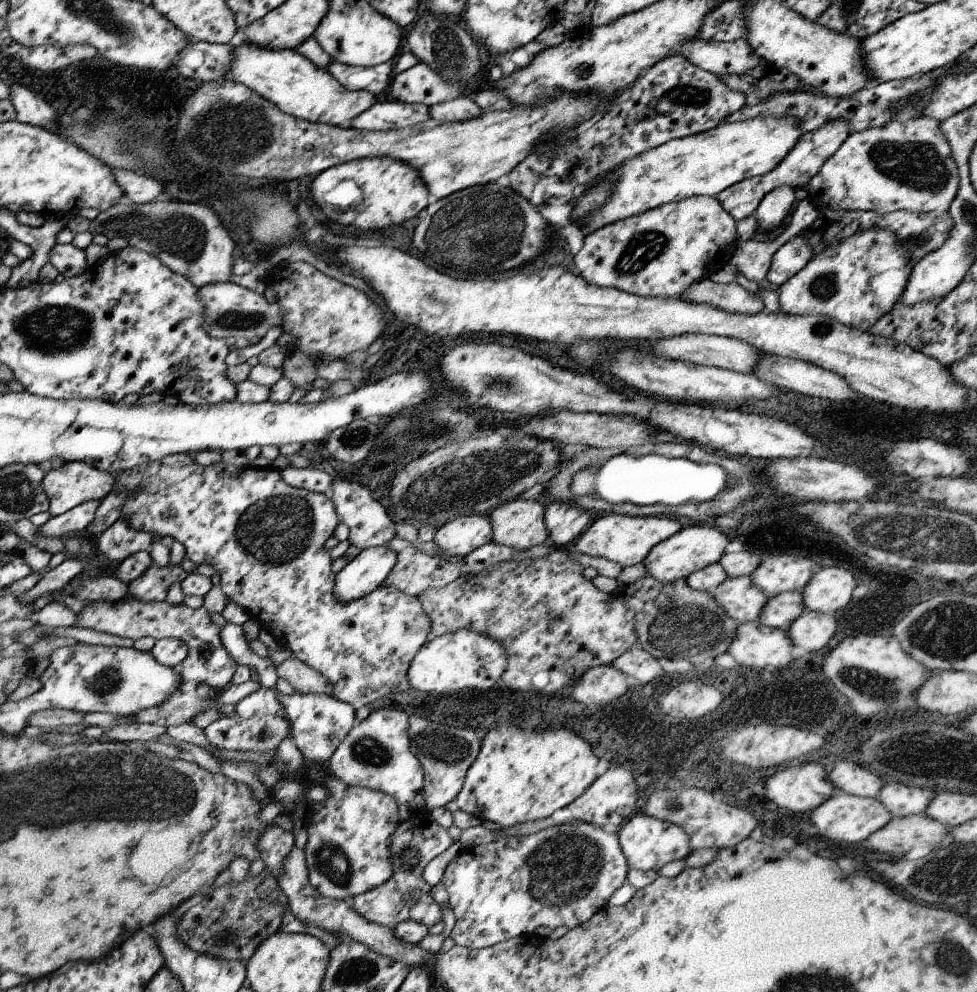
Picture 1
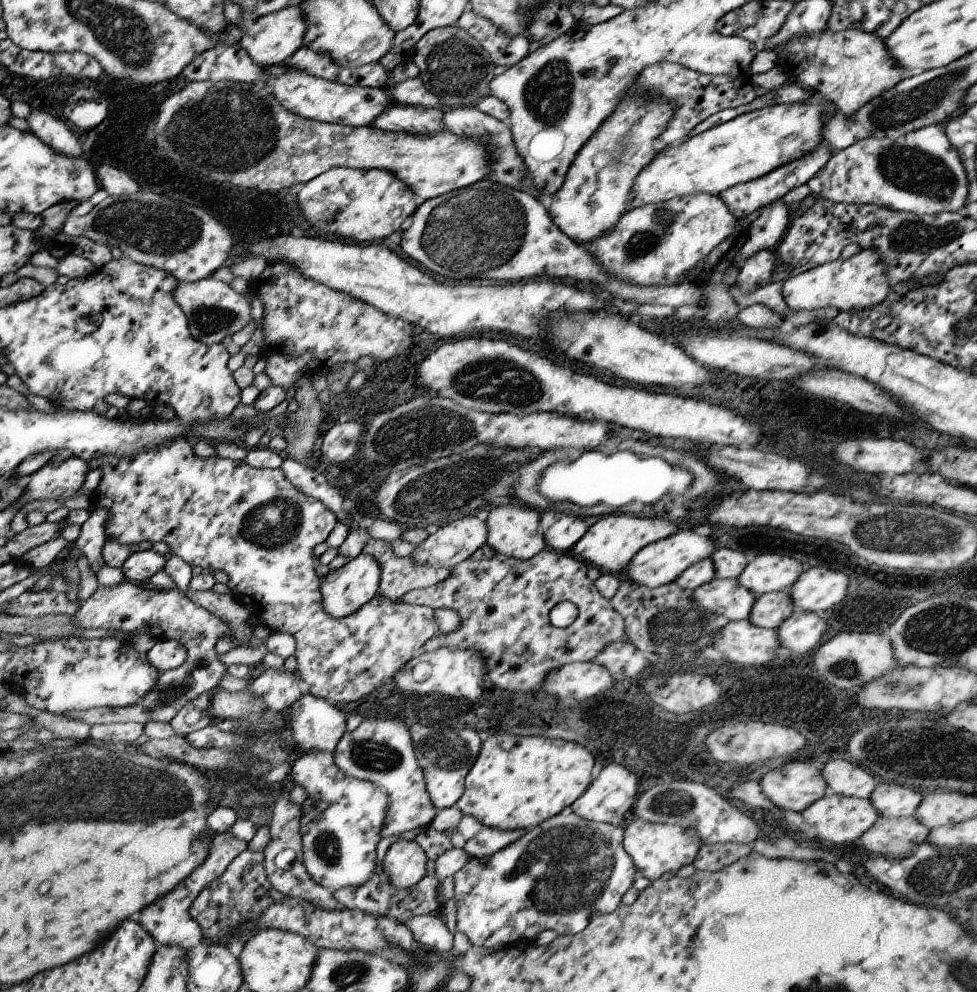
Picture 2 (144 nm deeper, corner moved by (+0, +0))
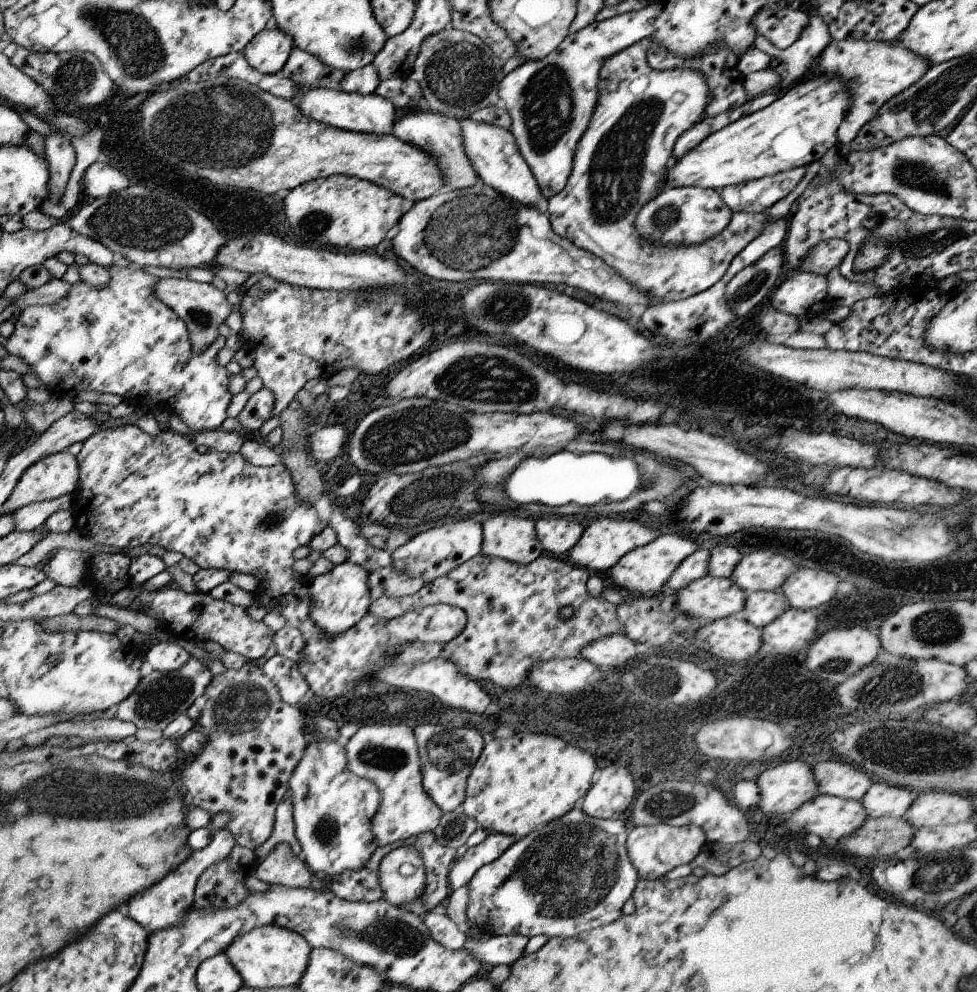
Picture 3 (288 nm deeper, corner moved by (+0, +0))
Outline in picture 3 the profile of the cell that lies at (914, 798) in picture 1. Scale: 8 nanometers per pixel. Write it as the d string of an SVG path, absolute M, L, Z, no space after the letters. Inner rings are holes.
M873 782L873 786L861 798L867 818L903 818L915 796L907 788L885 786Z

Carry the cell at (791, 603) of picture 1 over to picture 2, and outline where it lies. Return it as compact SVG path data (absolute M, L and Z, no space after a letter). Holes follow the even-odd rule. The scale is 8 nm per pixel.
M787 592L763 594L763 596L757 596L757 600L753 602L753 608L751 608L747 620L759 628L777 630L781 626L781 622L791 616L793 610L795 608L793 608Z

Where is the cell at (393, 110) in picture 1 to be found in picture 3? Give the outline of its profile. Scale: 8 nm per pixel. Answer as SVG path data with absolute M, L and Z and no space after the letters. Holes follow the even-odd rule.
M425 108L415 110L415 112L405 112L403 116L401 114L397 116L397 122L393 124L391 136L395 136L395 138L403 140L405 144L411 144L411 146L423 150L425 154L429 154L435 160L435 166L437 166L439 174L443 176L445 190L465 190L465 188L475 186L477 172L471 168L471 162L469 162L469 158L465 154L459 120L431 114Z

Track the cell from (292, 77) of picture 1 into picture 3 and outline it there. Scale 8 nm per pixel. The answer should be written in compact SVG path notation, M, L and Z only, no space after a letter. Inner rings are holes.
M301 90L301 94L295 100L301 116L307 116L315 122L321 122L323 126L333 126L335 130L345 132L357 132L357 134L377 134L377 136L389 136L393 130L393 124L397 122L397 108L393 102L387 102L385 98L371 94L371 96L359 96L359 94L347 94L339 90Z

